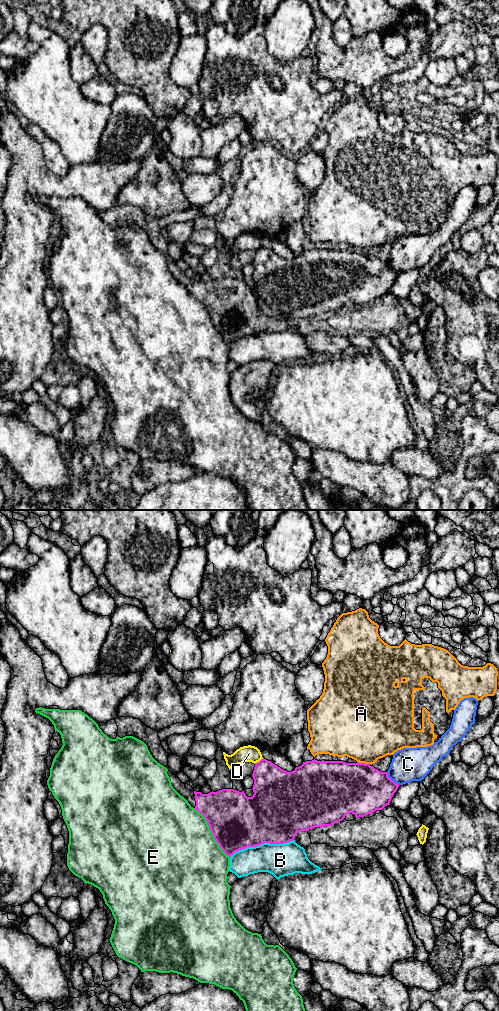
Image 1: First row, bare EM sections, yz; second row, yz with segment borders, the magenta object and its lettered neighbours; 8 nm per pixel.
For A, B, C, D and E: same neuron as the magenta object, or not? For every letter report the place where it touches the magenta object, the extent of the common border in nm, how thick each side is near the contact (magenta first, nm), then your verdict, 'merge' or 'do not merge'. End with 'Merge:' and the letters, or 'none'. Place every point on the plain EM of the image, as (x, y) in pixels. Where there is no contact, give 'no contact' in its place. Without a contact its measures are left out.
A: meets magenta in yz at (363, 251); contact 100 nm long; 420 nm thick on the magenta side, 480 nm on the other; do not merge
B: meets magenta in yz at (261, 331); contact 550 nm long; 460 nm thick on the magenta side, 260 nm on the other; do not merge
C: meets magenta in yz at (391, 268); contact 150 nm long; 400 nm thick on the magenta side, 280 nm on the other; do not merge
D: meets magenta in yz at (259, 249); contact 90 nm long; 340 nm thick on the magenta side, 130 nm on the other; do not merge
E: meets magenta in yz at (211, 320); contact 500 nm long; 440 nm thick on the magenta side, 500 nm on the other; do not merge
Merge: none

